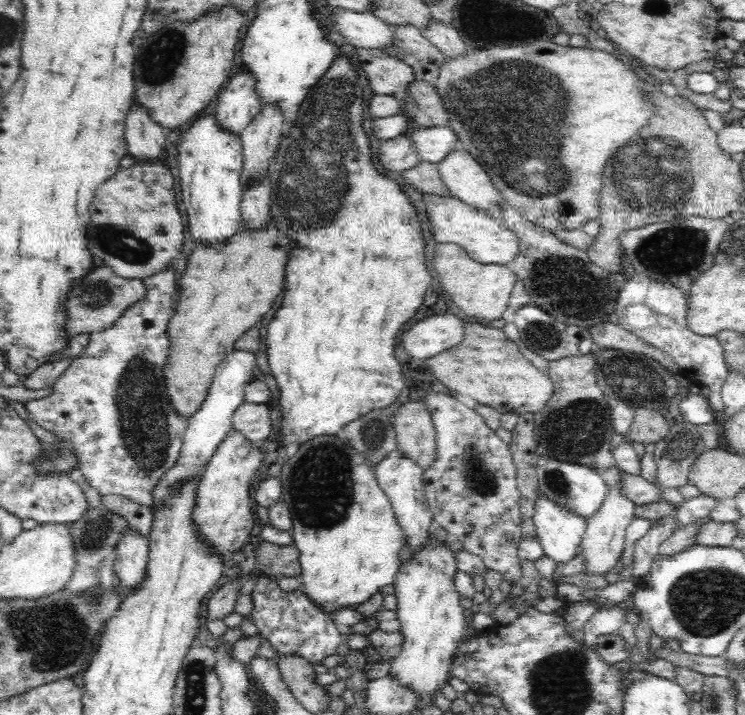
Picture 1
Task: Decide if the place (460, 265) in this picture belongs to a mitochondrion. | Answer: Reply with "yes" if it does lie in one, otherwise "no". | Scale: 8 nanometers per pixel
no

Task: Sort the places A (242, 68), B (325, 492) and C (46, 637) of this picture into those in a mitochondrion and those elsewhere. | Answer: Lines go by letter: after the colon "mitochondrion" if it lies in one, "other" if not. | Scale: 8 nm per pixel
A: other
B: mitochondrion
C: mitochondrion

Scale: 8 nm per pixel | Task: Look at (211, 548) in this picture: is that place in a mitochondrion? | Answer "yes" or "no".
no

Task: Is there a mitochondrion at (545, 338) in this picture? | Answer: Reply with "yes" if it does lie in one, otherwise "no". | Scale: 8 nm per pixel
yes

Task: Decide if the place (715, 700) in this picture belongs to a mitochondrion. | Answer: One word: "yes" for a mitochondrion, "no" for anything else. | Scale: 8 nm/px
yes

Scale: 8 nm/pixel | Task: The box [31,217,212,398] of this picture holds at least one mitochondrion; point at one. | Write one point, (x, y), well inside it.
(118, 242)

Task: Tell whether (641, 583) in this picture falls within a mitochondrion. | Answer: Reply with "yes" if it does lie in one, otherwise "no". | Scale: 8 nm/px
no

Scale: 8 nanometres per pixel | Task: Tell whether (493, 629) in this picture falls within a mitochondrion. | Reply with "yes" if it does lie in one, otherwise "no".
no

